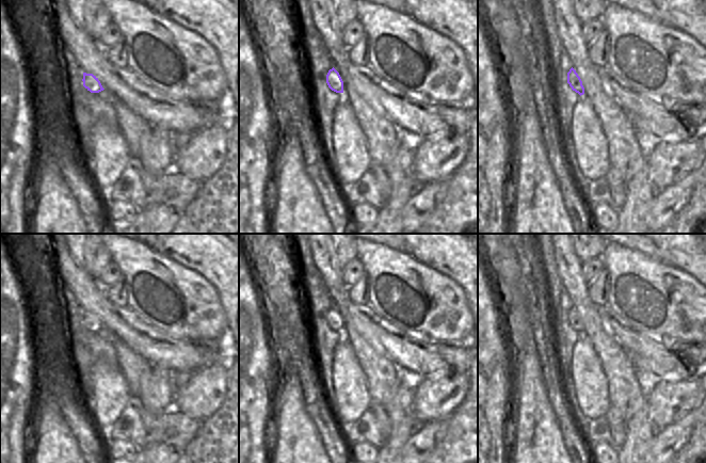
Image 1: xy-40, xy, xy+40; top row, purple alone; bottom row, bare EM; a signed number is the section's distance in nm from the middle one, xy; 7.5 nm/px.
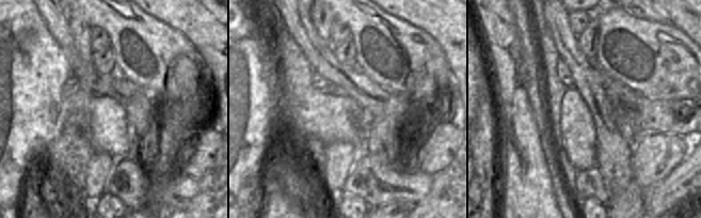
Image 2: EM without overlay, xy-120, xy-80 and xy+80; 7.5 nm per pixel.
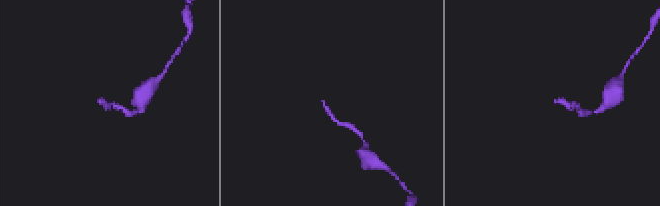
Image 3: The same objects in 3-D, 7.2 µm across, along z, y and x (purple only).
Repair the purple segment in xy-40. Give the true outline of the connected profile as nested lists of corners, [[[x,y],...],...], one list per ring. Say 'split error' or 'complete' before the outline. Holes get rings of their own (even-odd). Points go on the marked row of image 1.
complete; [[[83,73],[82,81],[83,81],[83,86],[91,93],[99,93],[105,90],[98,78],[93,74]]]

